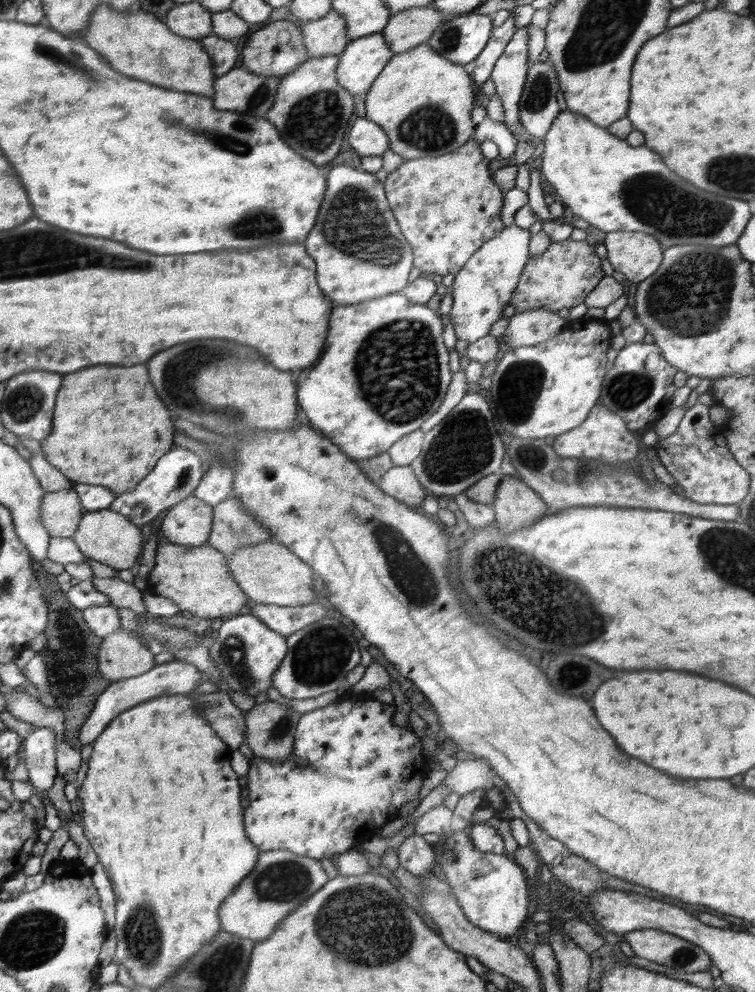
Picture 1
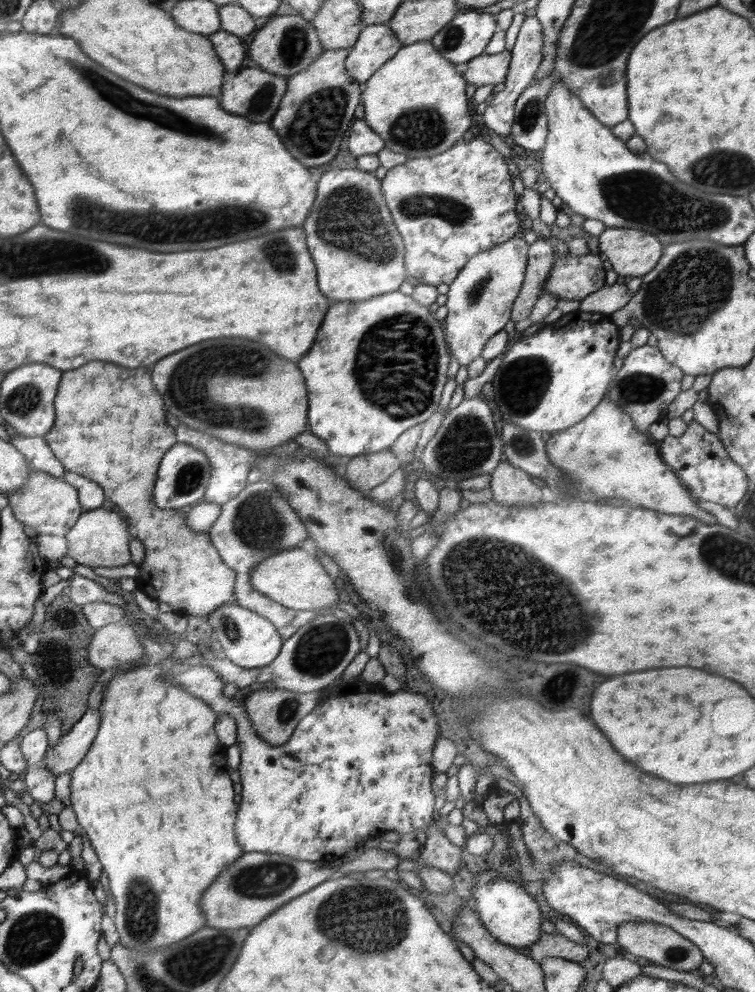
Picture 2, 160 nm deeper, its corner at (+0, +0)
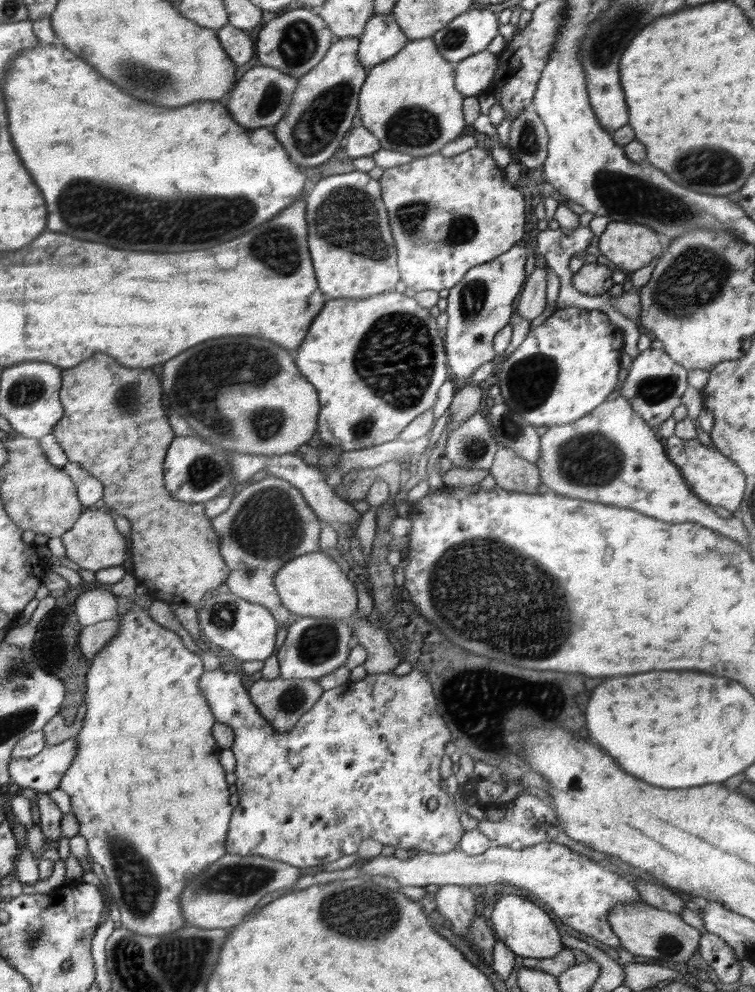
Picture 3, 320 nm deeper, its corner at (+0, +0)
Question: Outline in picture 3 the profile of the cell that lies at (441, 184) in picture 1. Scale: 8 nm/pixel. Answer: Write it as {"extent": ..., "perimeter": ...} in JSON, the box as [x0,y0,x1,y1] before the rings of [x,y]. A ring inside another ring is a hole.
{"extent":[379,146,526,292],"perimeter":[[[478,146],[452,157],[436,153],[384,169],[379,181],[398,252],[400,279],[408,288],[416,292],[450,289],[462,280],[470,268],[490,262],[520,243],[526,224],[524,197],[506,179],[506,175],[500,176],[502,171],[504,169],[496,165],[490,151]]]}

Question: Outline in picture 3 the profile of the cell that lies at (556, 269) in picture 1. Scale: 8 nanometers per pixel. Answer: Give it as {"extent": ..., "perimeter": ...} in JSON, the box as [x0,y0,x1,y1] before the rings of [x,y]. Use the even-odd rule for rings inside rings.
{"extent":[572,263,615,297],"perimeter":[[[584,263],[576,274],[572,274],[572,285],[582,294],[595,297],[609,293],[615,283],[612,271],[606,265]]]}

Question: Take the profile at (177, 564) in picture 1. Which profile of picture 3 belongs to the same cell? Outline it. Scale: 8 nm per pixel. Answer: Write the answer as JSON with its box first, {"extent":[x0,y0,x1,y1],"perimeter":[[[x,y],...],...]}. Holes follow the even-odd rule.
{"extent":[53,354,232,607],"perimeter":[[[94,354],[94,358],[90,358],[90,362],[82,362],[82,366],[75,366],[72,369],[61,369],[62,384],[60,391],[58,392],[60,402],[64,407],[64,416],[58,421],[58,424],[53,428],[53,435],[56,440],[63,446],[67,459],[70,462],[78,463],[81,467],[84,467],[92,476],[95,476],[103,484],[103,497],[105,509],[109,512],[115,512],[116,515],[124,516],[130,521],[131,530],[131,551],[132,562],[134,564],[134,576],[138,582],[144,585],[152,596],[152,599],[158,599],[170,604],[174,603],[176,607],[183,605],[194,607],[197,602],[203,600],[206,594],[220,591],[224,588],[224,582],[228,580],[229,574],[232,572],[229,565],[222,558],[220,551],[220,537],[210,526],[210,518],[205,514],[204,504],[194,504],[182,502],[175,499],[173,495],[169,493],[169,490],[165,487],[165,468],[162,468],[162,464],[165,464],[164,458],[166,458],[166,450],[169,450],[169,446],[174,442],[176,438],[176,432],[172,432],[173,428],[170,428],[168,424],[168,418],[164,414],[164,408],[162,408],[162,388],[160,388],[160,382],[158,382],[158,376],[150,370],[150,368],[124,368],[119,362],[116,362],[112,356],[108,354]]]}

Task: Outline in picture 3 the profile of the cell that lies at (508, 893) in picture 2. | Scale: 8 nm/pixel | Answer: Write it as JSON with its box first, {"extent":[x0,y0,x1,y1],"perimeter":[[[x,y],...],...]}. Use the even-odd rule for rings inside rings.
{"extent":[488,890,563,959],"perimeter":[[[504,890],[497,896],[496,903],[489,910],[491,917],[488,923],[491,925],[497,940],[502,940],[518,959],[521,958],[552,958],[563,949],[559,932],[548,914],[535,903],[525,898],[515,890]]]}

